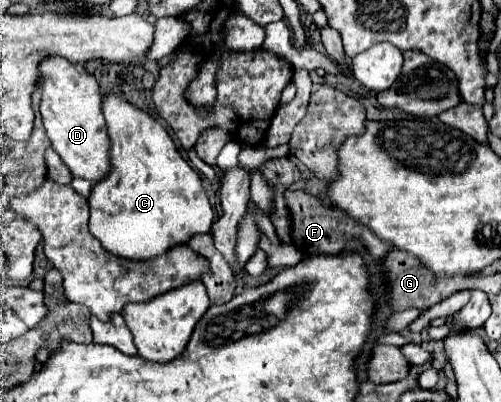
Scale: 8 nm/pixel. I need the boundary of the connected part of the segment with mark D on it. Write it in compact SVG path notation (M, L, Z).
M53 55L39 63L41 89L41 117L53 149L71 169L73 177L97 183L109 169L109 137L101 111L101 91L91 73L83 65L71 63L65 57Z

